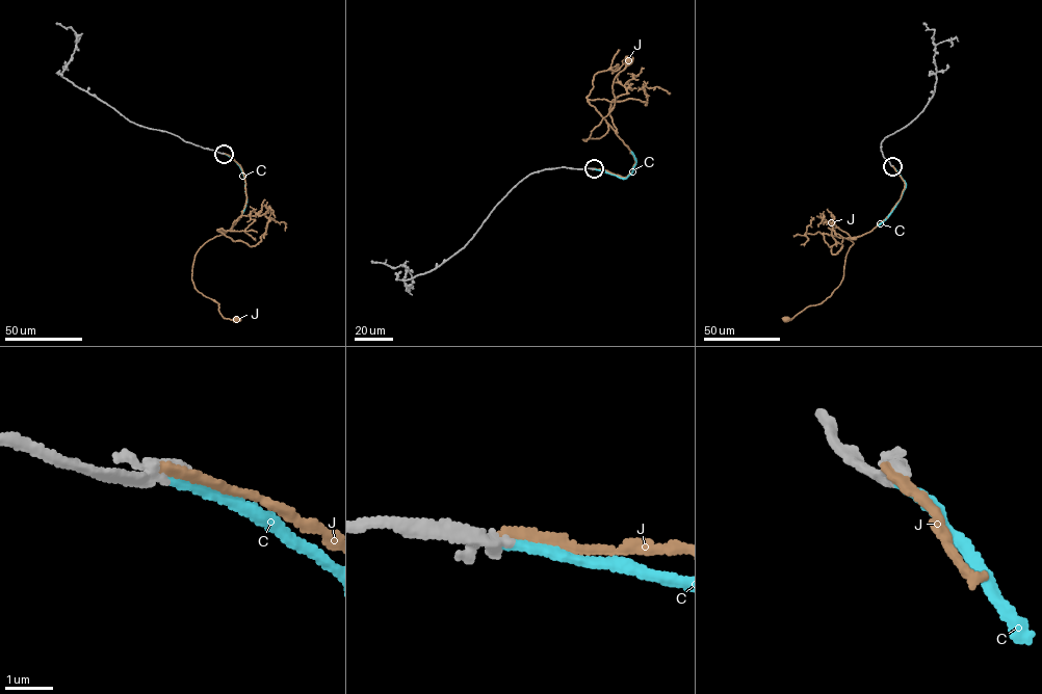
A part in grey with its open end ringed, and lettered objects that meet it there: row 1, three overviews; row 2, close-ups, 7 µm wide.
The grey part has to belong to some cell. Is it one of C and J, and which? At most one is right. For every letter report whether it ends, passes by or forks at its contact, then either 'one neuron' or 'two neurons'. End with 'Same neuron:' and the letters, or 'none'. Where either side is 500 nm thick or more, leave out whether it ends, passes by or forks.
C: it ends there; two neurons
J: it ends there; two neurons
Same neuron: none

